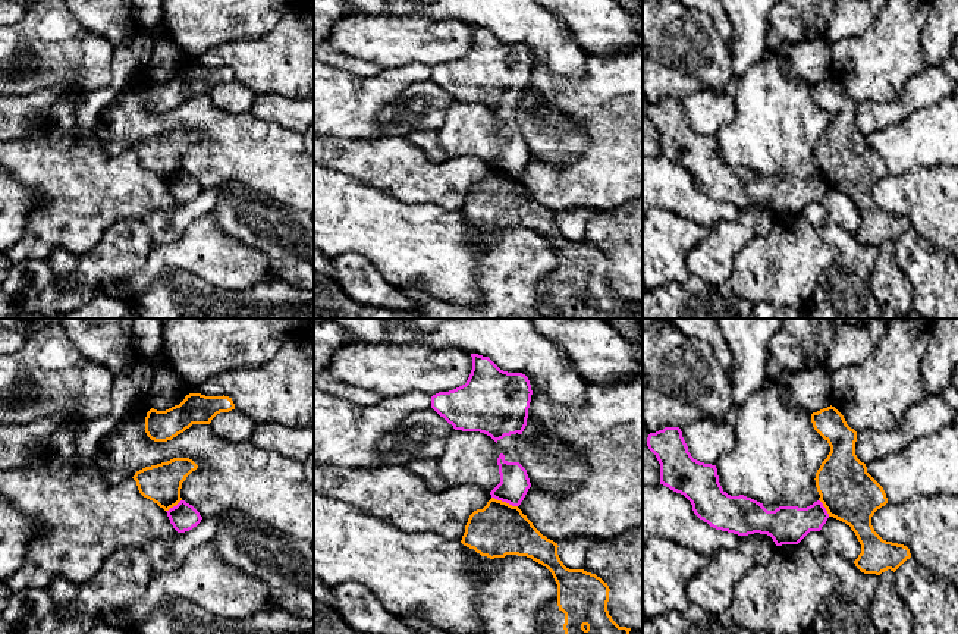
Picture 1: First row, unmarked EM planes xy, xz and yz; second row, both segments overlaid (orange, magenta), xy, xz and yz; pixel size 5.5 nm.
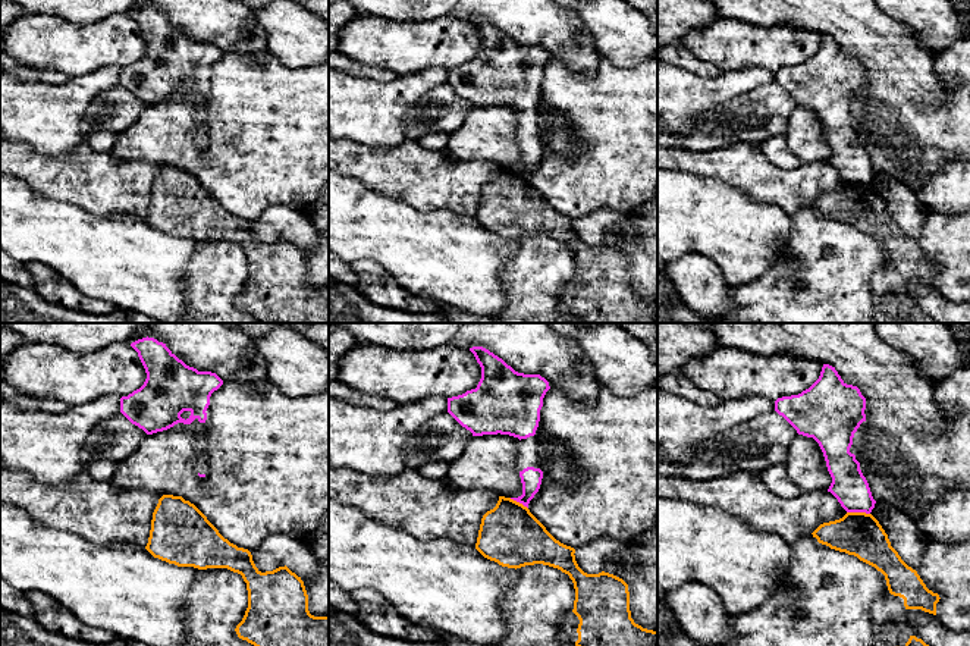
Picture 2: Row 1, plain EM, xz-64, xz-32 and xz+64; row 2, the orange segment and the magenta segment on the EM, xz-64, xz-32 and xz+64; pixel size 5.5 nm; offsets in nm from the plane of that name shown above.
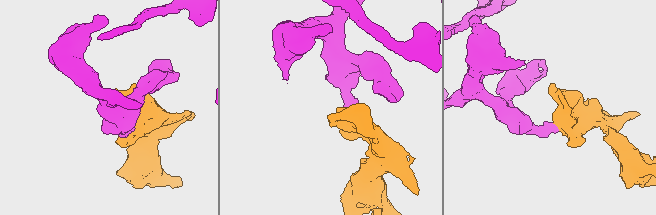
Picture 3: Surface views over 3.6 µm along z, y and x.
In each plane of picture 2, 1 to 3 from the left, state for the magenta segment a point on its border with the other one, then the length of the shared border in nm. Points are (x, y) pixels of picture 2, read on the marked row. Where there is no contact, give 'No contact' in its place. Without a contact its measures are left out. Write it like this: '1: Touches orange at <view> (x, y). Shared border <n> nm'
1: No contact
2: Touches orange at xz-32 (518, 502). Shared border 120 nm
3: Touches orange at xz+64 (859, 513). Shared border 130 nm

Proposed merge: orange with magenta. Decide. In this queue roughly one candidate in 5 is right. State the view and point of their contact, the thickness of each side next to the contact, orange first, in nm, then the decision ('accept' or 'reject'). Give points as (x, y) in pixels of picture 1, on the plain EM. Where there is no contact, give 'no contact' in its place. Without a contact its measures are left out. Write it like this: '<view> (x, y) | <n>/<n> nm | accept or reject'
xz (505, 173) | 300/160 nm | reject

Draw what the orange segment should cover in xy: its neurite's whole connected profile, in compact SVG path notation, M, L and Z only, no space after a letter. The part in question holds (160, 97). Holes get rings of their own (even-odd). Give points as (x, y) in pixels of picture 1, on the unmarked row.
M189 65L166 82L151 79L145 88L145 104L154 113L167 113L183 104L192 95L210 95L220 84L235 81L229 68L205 68Z

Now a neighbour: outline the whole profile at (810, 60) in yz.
M826 38L798 43L782 56L786 60L788 76L794 79L813 85L830 78L832 43Z

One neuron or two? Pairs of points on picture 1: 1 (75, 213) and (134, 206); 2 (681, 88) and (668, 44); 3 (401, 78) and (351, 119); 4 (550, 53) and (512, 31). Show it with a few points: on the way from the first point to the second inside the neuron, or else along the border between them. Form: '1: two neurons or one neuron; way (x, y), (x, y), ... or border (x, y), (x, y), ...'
1: one neuron; way (90, 206), (119, 206)
2: two neurons; border (657, 62), (696, 77), (706, 87)
3: one neuron; way (389, 84), (363, 107)
4: one neuron; way (542, 44), (528, 31), (521, 31)

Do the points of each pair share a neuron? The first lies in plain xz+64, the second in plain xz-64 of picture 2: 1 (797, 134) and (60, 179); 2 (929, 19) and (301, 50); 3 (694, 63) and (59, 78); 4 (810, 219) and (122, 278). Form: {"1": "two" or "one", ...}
{"1": "two", "2": "one", "3": "one", "4": "two"}

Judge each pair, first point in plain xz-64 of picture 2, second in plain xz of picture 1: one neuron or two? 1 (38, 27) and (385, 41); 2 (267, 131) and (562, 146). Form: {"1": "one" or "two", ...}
{"1": "one", "2": "two"}

